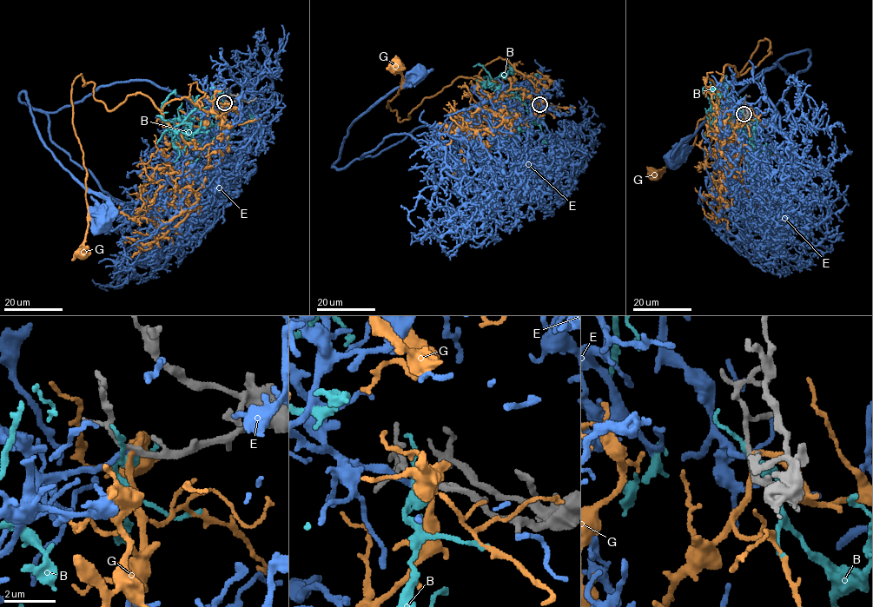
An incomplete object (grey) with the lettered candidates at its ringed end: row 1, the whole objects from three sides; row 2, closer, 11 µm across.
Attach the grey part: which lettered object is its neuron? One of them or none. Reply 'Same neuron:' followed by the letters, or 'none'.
Same neuron: E

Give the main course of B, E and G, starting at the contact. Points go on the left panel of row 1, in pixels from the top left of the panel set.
B: (223, 102), (218, 127), (186, 132), (188, 138), (204, 148), (191, 169), (202, 171)
E: (224, 102), (213, 155), (225, 133), (151, 82), (54, 112), (19, 93), (56, 160), (107, 201), (103, 222)
G: (225, 102), (226, 131), (220, 115), (182, 97), (161, 110), (138, 92), (109, 110), (77, 76), (84, 253)

